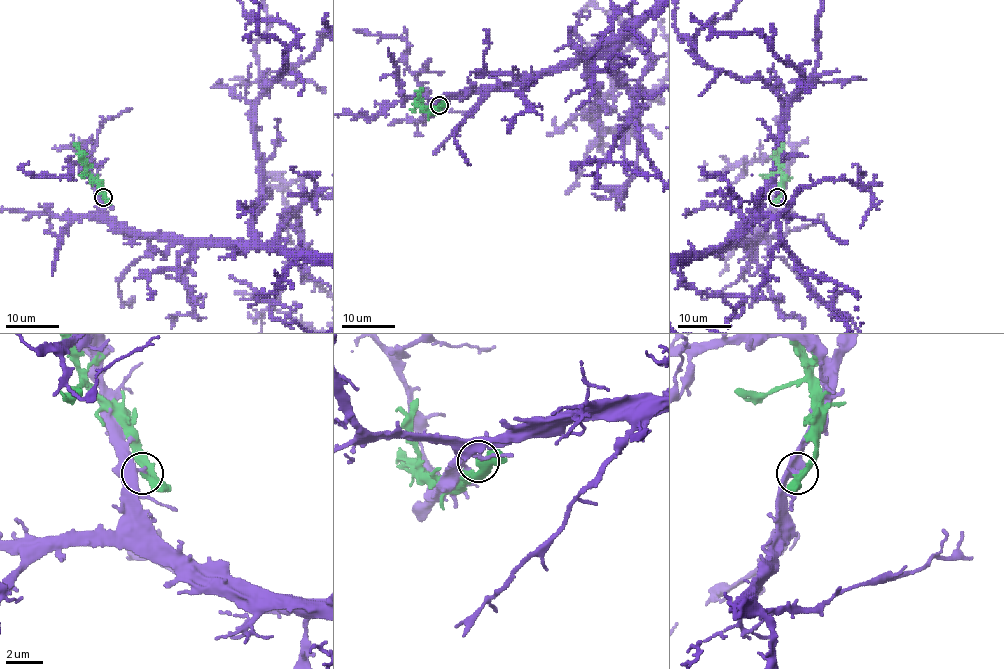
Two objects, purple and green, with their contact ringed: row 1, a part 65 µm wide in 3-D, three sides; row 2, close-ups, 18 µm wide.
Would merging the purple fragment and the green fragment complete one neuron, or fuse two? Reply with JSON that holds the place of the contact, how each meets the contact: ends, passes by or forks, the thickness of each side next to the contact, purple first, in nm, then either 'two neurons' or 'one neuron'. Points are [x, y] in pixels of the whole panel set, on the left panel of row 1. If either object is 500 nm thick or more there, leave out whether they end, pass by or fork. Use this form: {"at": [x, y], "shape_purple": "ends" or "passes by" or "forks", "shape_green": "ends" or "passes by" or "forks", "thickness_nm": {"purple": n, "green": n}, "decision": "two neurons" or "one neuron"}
{"at": [103, 197], "shape_purple": "ends", "shape_green": "passes by", "thickness_nm": {"purple": 360, "green": 340}, "decision": "two neurons"}

